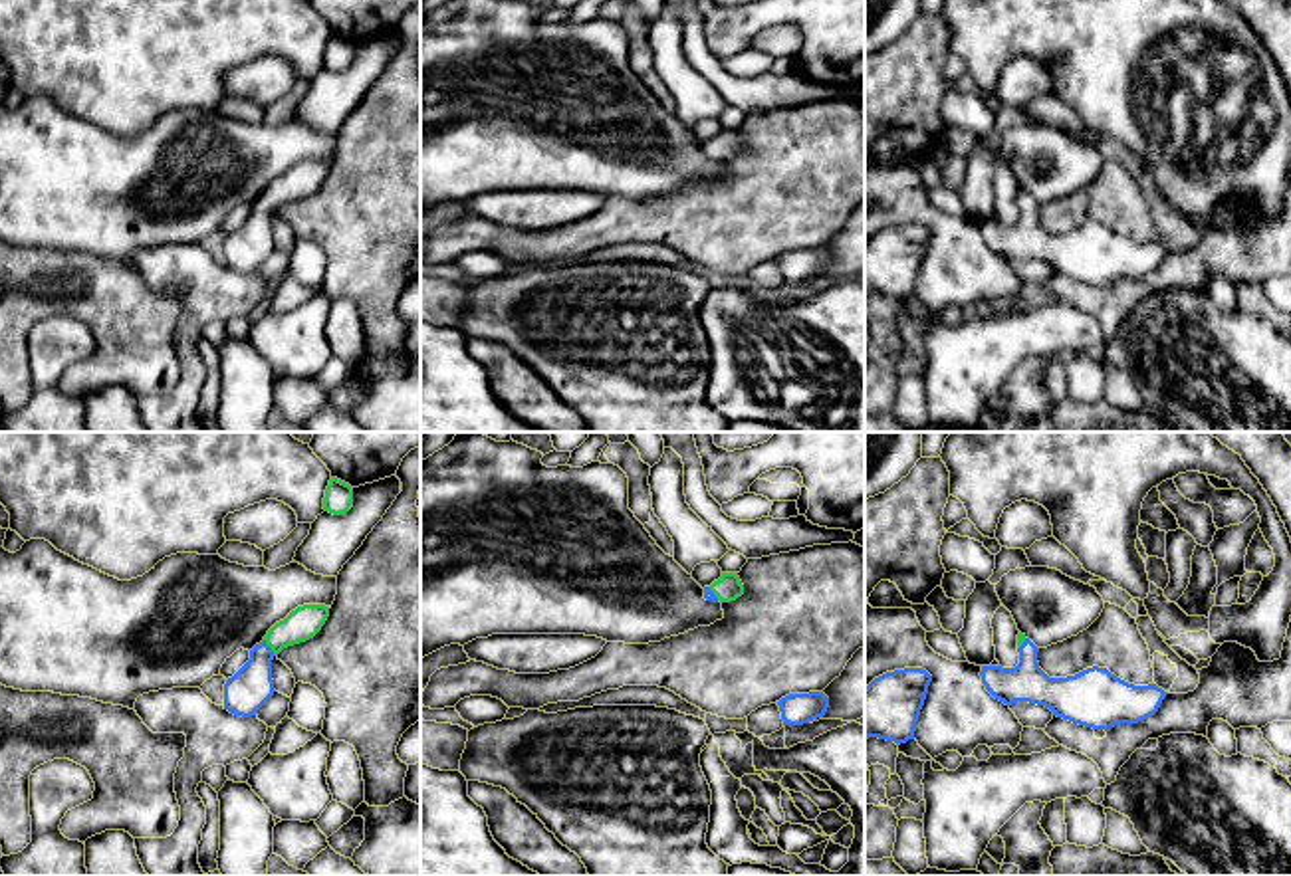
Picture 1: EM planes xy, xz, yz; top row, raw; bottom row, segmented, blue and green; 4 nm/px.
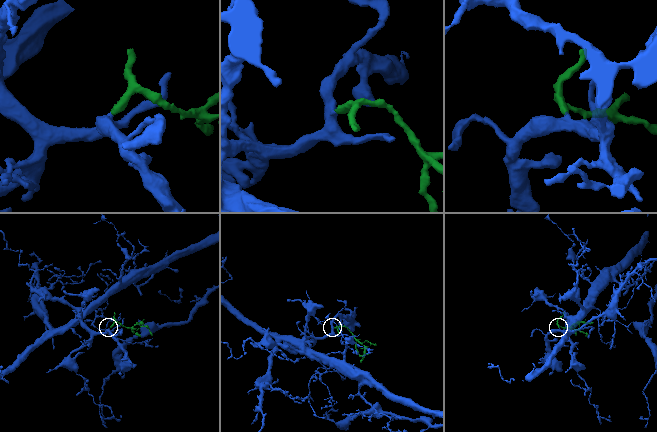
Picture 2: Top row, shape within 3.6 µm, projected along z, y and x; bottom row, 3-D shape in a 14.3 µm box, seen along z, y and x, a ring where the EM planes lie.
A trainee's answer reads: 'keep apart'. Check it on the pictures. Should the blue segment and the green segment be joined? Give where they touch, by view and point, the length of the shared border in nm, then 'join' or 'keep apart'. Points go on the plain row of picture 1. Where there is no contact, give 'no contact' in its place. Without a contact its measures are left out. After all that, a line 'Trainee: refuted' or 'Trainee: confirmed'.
meets blue in xy at (268, 203); contact 80 nm long; join
Trainee: refuted

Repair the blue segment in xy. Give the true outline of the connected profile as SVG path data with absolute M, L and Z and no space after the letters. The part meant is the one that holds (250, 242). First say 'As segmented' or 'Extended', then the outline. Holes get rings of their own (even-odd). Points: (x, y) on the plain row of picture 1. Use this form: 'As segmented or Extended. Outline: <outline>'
Extended. Outline: M303 161L276 178L250 206L250 216L224 240L224 266L250 274L274 252L272 216L284 204L313 194L329 172L325 161Z

